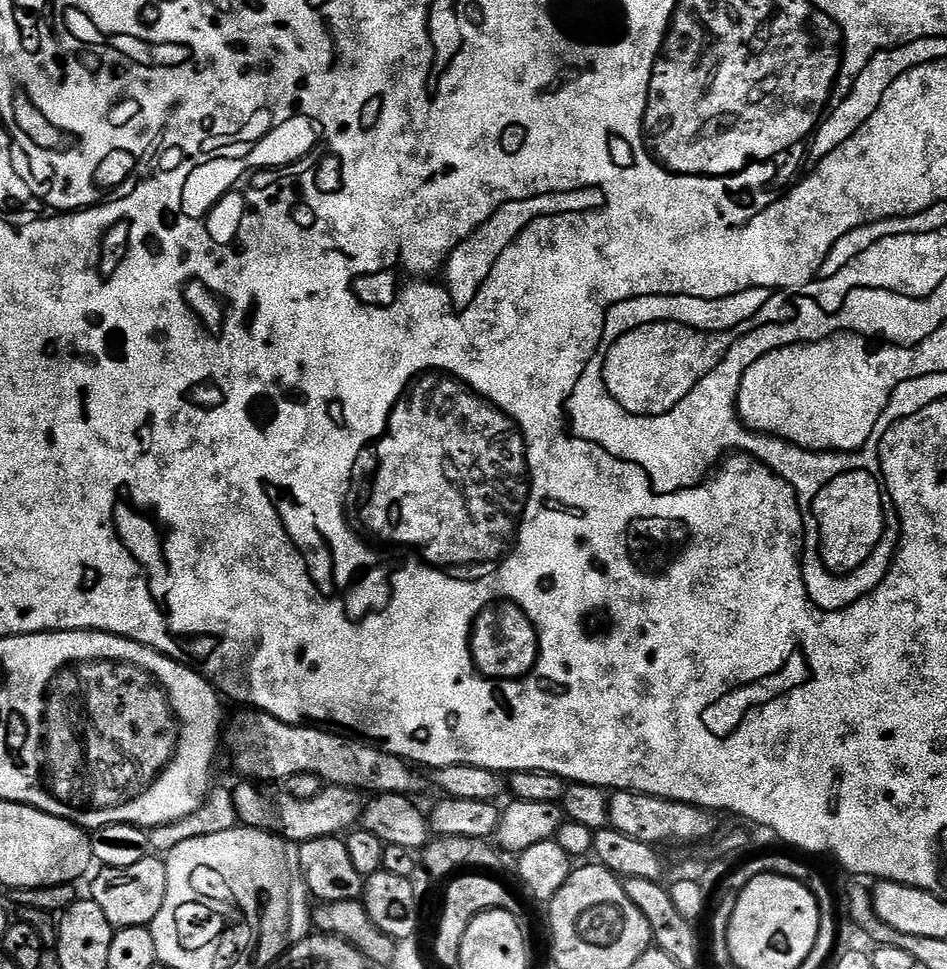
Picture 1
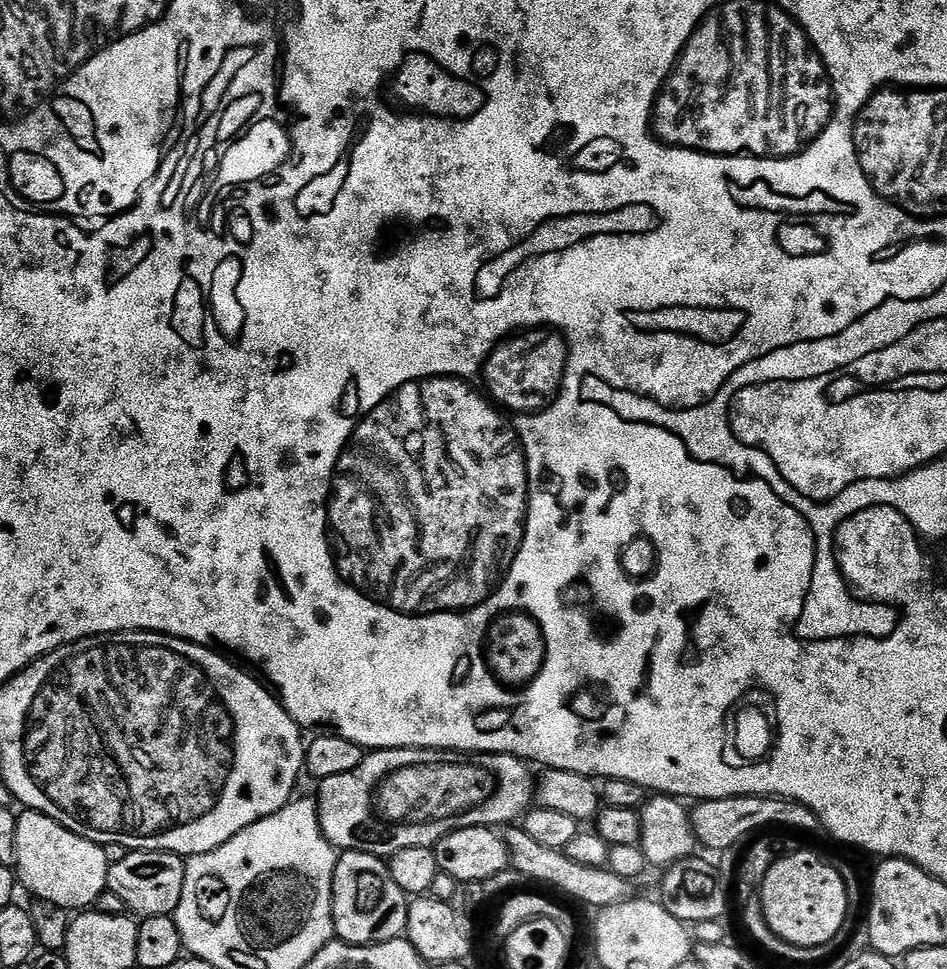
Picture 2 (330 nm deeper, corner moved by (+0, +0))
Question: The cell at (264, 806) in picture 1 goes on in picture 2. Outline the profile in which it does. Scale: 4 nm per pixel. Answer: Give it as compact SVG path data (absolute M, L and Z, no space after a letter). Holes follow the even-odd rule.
M386 748L372 750L364 757L350 774L338 774L335 778L326 778L319 781L320 796L315 797L316 812L320 816L320 829L324 831L324 837L332 843L332 847L345 852L369 852L381 858L390 858L398 850L406 850L410 846L422 846L435 849L439 840L446 838L446 834L454 834L454 830L463 828L492 828L493 826L508 826L519 821L524 813L529 811L534 804L534 772L525 761L516 756L507 756L505 752L446 752L434 748Z

